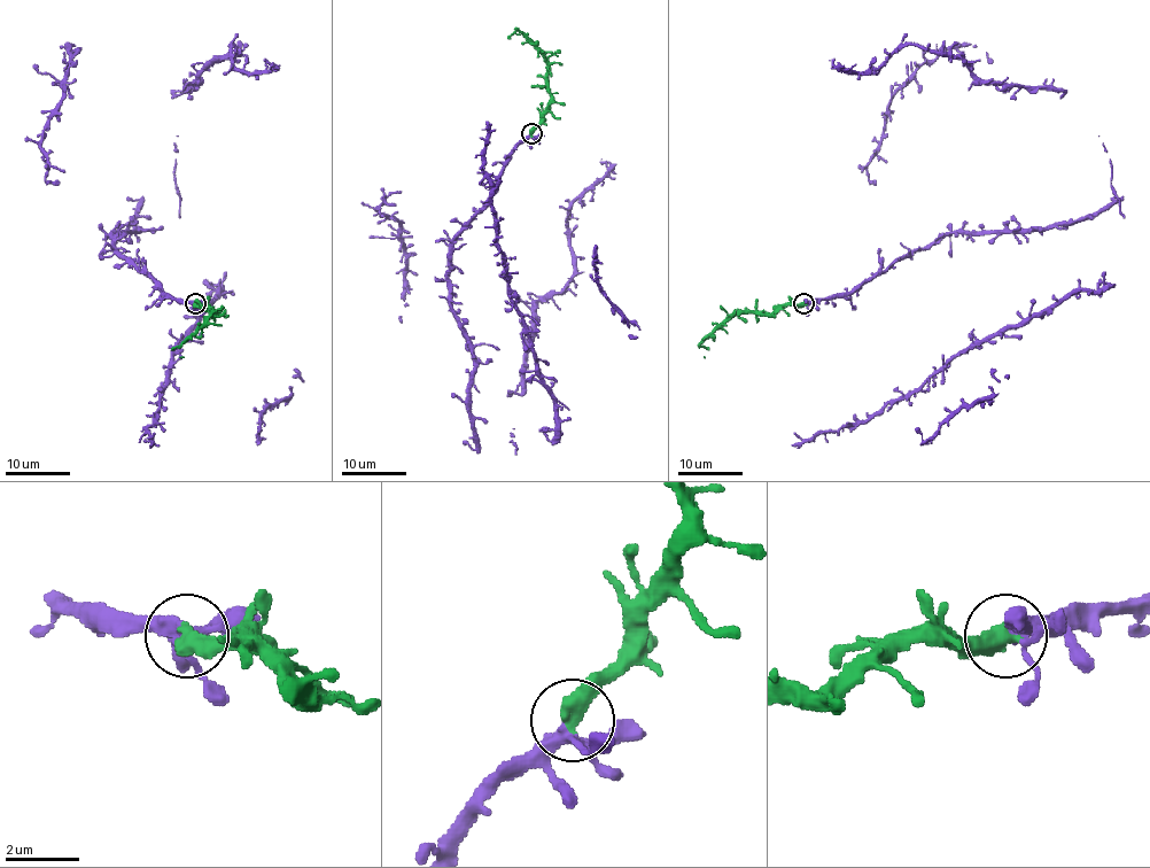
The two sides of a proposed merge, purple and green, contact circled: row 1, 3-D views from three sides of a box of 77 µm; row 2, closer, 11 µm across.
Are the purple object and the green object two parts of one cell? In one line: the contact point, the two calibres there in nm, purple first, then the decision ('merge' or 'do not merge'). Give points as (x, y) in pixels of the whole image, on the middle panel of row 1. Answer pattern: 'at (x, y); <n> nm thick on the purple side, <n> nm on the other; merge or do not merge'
at (531, 133); 280 nm thick on the purple side, 500 nm on the other; merge

